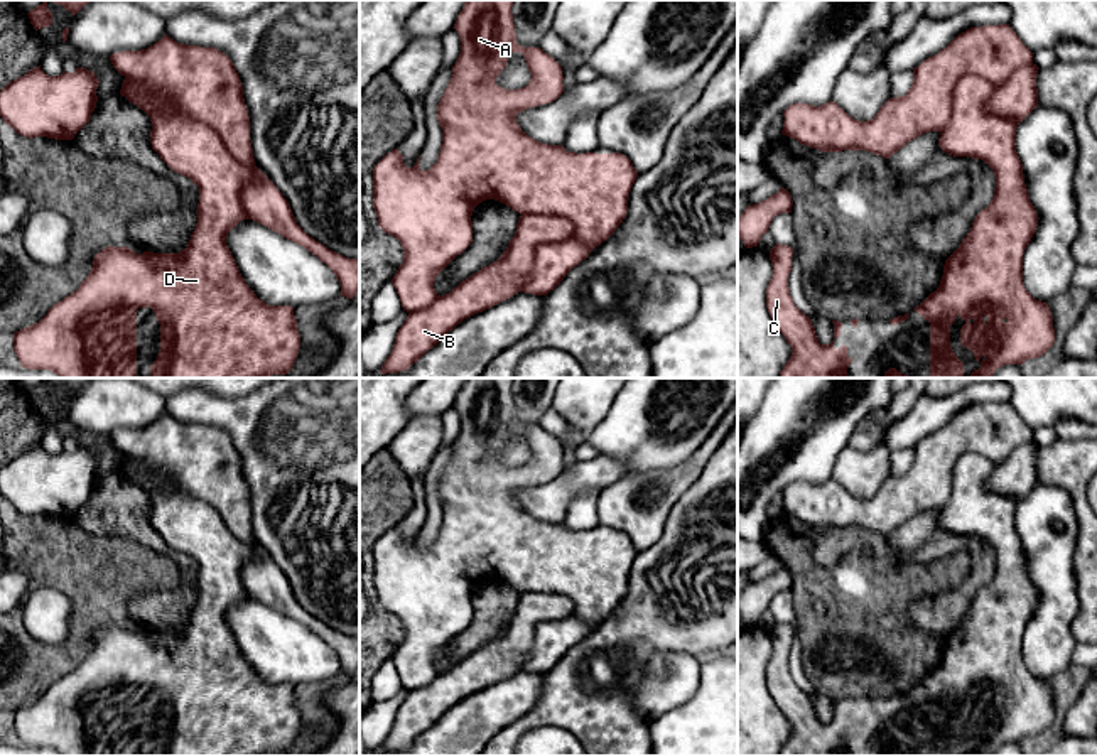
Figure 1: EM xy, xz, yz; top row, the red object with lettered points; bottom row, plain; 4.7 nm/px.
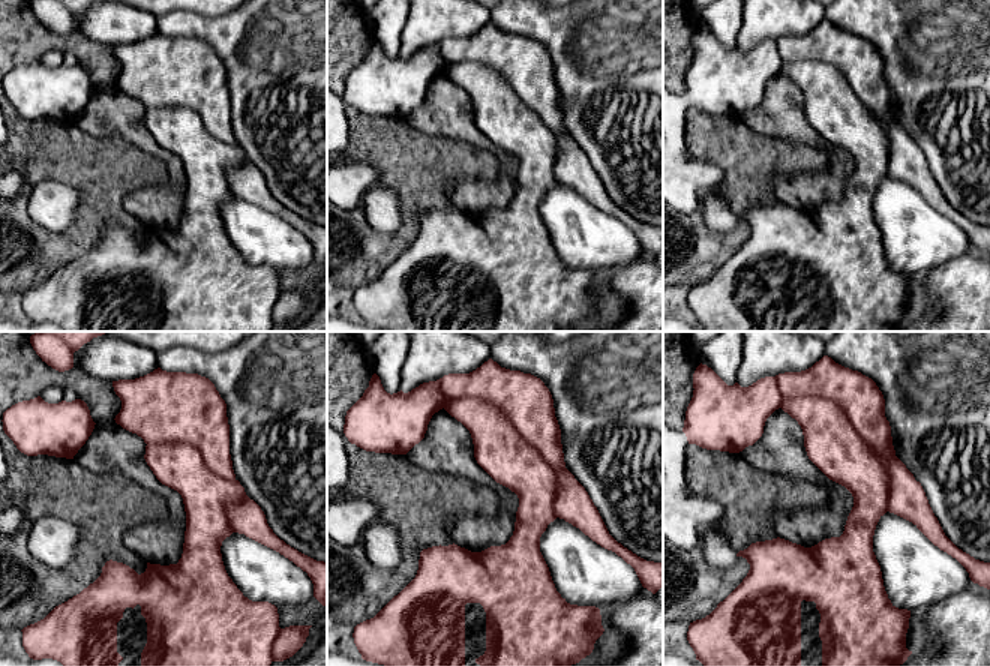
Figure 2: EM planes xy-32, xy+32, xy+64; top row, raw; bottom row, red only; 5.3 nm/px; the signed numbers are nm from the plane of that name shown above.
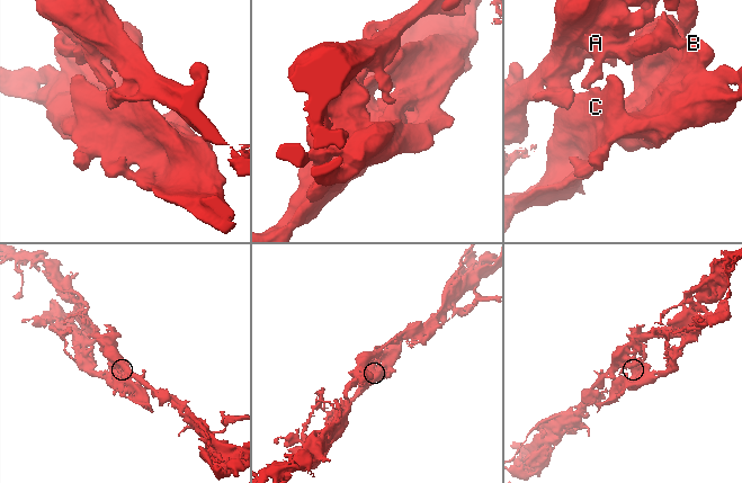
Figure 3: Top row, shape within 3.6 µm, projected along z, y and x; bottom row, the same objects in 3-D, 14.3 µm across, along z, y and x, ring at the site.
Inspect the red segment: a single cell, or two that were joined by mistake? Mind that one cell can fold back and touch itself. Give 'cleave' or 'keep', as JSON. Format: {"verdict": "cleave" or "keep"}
{"verdict": "keep"}

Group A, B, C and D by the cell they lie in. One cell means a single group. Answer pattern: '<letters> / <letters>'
A B C D

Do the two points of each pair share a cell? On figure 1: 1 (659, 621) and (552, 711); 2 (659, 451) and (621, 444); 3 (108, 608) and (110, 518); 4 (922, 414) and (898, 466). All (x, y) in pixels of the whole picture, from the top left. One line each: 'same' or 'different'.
1: same
2: same
3: different
4: different

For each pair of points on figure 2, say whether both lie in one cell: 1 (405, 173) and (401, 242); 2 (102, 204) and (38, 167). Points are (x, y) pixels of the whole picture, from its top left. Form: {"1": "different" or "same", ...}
{"1": "same", "2": "same"}

